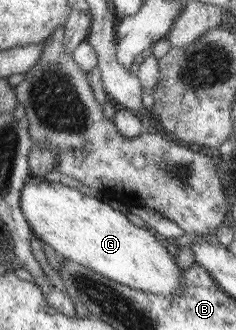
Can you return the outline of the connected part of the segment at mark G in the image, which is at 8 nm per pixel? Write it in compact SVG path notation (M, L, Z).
M31 177L21 189L20 209L26 222L30 223L36 238L47 243L62 258L82 265L92 272L100 273L117 283L128 285L132 289L140 289L140 291L166 298L182 293L182 278L186 270L182 270L176 264L176 256L156 241L156 235L147 231L146 228L136 227L127 219L126 214L113 209L107 203L106 197L103 199L89 197L68 185Z

